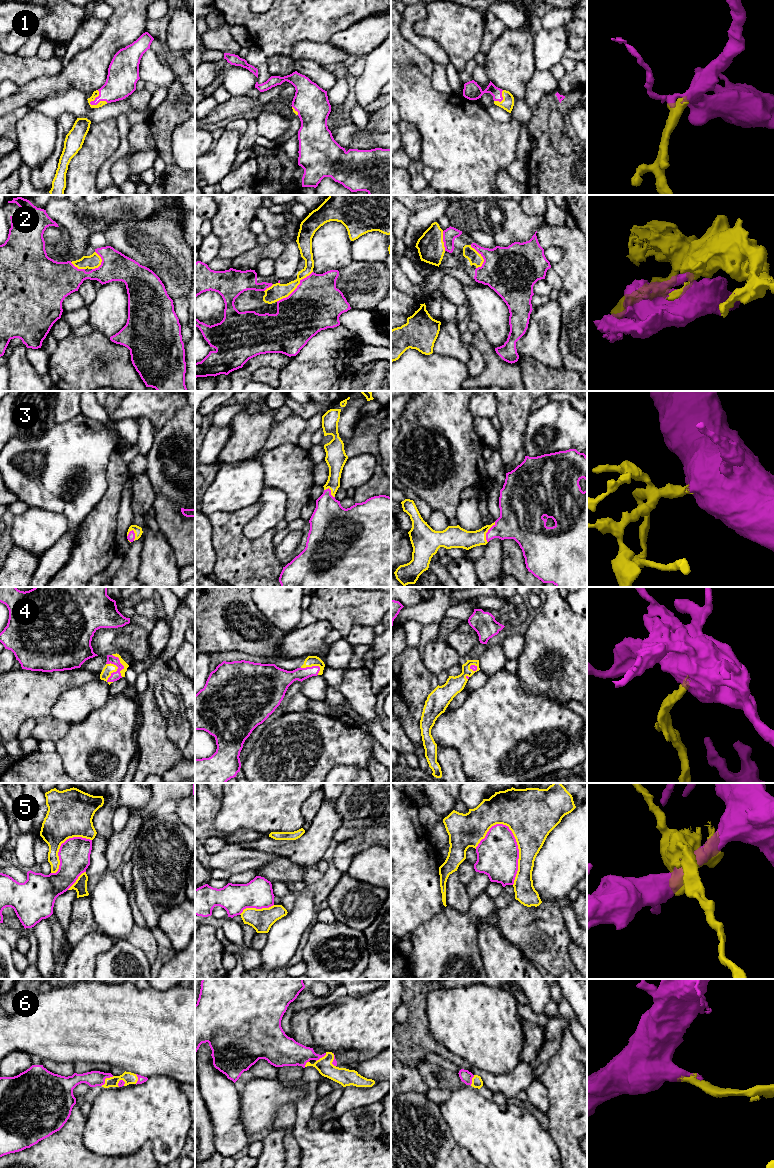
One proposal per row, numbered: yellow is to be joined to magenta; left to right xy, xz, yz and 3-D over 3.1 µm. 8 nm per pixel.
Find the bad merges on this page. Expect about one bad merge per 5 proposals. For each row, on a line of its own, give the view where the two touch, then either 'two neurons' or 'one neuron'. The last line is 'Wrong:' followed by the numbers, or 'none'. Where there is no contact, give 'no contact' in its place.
1: meets magenta in xy; one neuron
2: meets magenta in xz; two neurons
3: meets magenta in yz; one neuron
4: meets magenta in xy; one neuron
5: meets magenta in yz; two neurons
6: meets magenta in xy; one neuron
Wrong: 2, 5

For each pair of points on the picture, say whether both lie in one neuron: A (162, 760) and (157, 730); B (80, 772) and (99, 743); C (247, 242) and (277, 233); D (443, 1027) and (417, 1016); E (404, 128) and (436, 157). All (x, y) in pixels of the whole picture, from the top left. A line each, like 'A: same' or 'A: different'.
A: same
B: same
C: different
D: different
E: different

